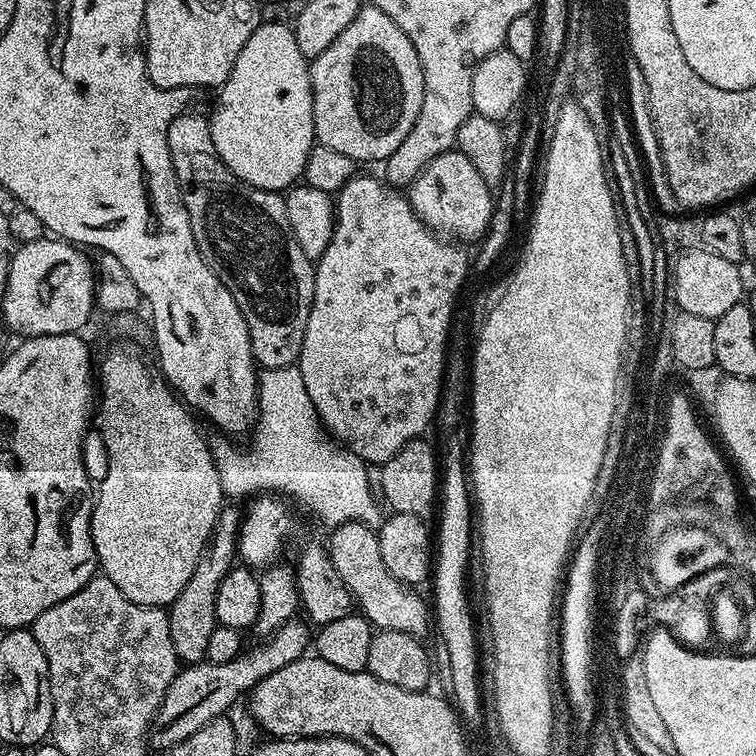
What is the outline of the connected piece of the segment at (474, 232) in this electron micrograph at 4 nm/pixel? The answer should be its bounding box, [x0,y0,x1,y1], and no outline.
[406,150,494,242]

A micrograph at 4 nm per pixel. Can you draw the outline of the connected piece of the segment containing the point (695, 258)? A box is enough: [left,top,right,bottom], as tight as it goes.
[670,248,745,320]

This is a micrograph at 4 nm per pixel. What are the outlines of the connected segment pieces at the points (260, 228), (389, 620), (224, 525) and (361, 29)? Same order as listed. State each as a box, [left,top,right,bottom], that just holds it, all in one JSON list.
[[168,110,316,369],[326,524,430,638],[167,506,241,665],[308,6,424,162]]

